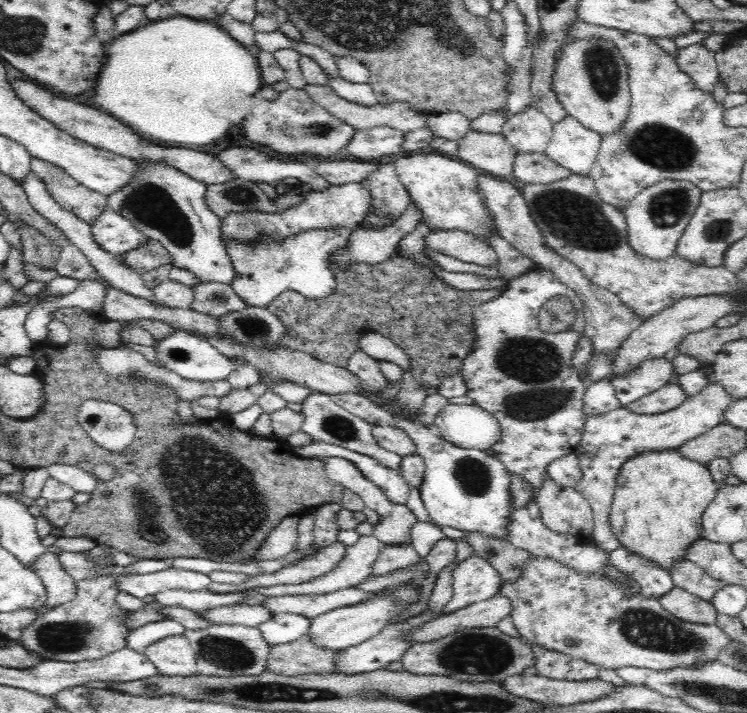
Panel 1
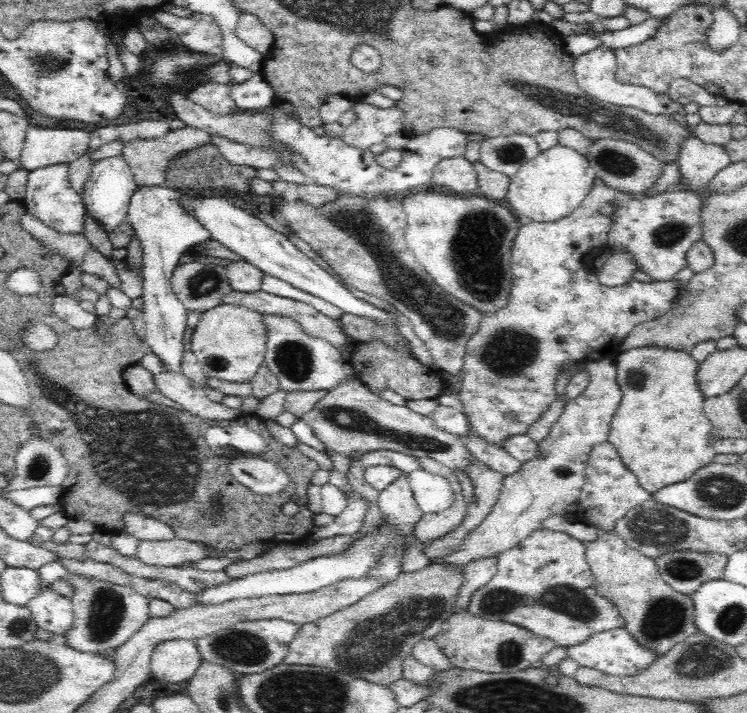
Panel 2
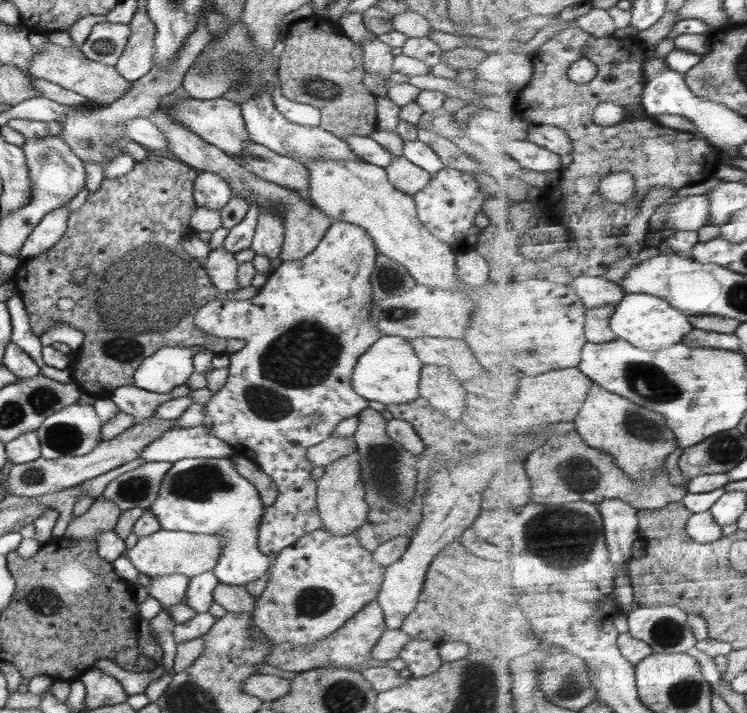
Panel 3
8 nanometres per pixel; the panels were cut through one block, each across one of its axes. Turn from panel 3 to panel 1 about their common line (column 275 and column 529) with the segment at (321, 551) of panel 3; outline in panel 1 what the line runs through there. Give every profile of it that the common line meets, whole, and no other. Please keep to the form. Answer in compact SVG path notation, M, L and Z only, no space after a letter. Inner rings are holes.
M539 556L530 558L523 576L512 583L503 582L499 591L511 601L513 610L510 616L525 643L538 644L541 648L562 652L608 670L628 665L650 670L700 666L716 661L722 648L730 645L731 640L716 623L685 622L667 612L658 599L648 599L640 594L627 598L627 590L604 575L584 575L556 563L554 559L540 559Z

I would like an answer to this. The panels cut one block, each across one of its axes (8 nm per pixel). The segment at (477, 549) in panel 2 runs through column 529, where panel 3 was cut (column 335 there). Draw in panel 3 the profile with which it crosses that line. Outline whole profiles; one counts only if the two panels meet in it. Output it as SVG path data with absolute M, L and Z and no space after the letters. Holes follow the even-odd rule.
M352 452L348 456L340 456L324 468L317 486L317 509L322 520L322 528L332 536L346 536L353 534L362 527L368 518L369 506L364 498L364 486L360 480L360 454Z

